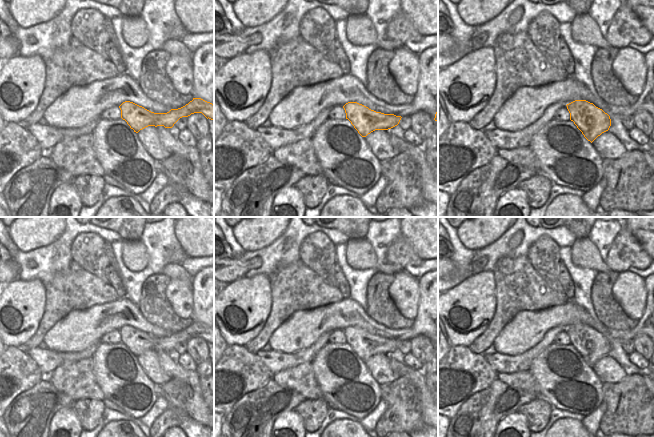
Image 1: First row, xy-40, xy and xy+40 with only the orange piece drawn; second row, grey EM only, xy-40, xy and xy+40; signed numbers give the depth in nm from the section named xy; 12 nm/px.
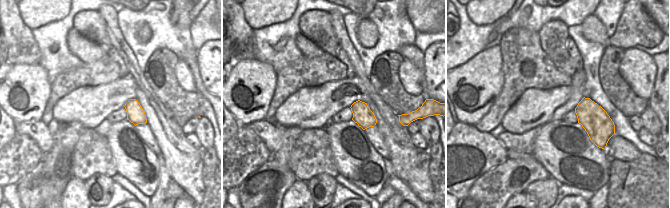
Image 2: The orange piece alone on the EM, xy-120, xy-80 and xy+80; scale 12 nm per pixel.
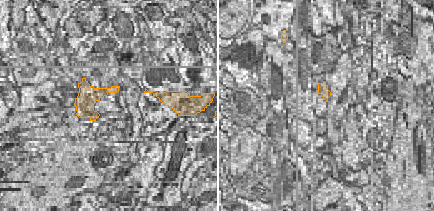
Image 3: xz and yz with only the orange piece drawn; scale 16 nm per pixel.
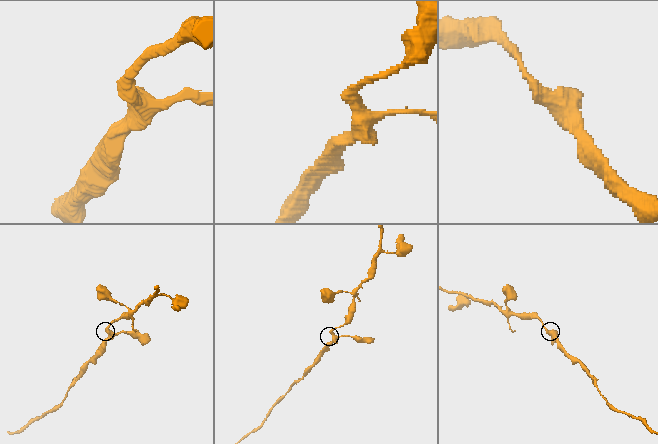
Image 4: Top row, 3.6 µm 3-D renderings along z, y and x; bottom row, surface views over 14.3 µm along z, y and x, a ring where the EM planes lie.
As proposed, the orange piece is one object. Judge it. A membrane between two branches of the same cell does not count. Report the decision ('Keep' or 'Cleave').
Keep.

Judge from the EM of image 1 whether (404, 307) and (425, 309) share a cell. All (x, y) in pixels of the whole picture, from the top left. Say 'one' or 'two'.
two

